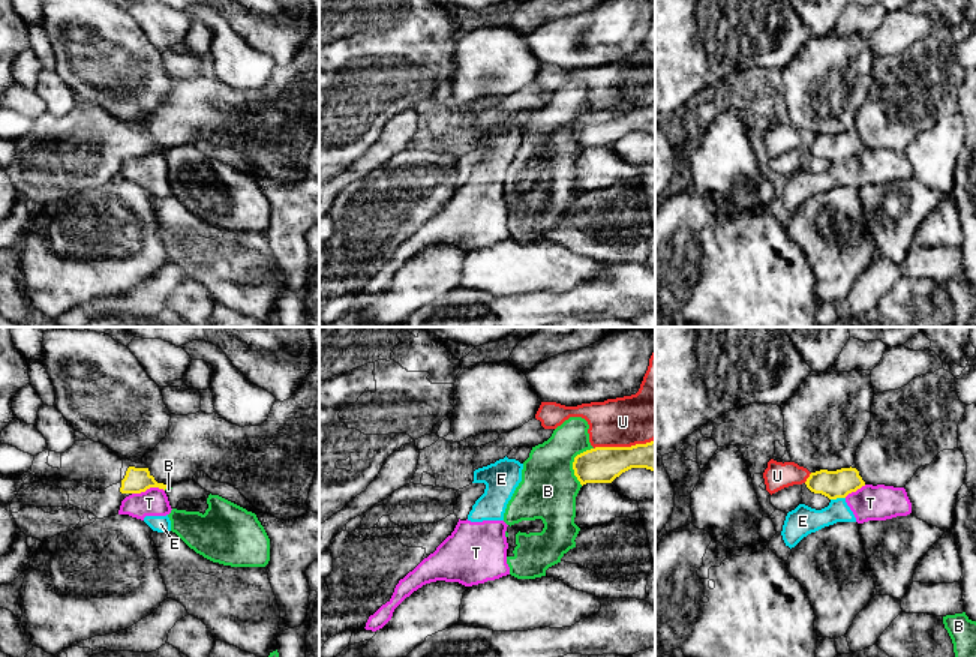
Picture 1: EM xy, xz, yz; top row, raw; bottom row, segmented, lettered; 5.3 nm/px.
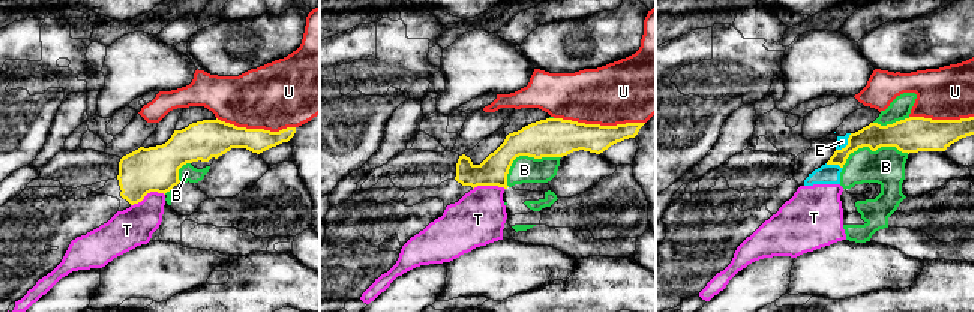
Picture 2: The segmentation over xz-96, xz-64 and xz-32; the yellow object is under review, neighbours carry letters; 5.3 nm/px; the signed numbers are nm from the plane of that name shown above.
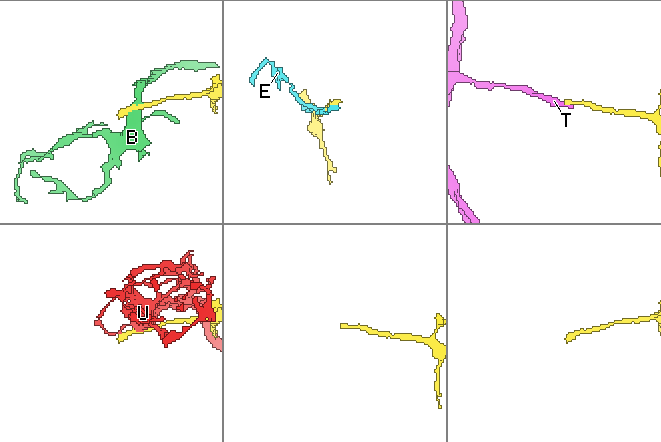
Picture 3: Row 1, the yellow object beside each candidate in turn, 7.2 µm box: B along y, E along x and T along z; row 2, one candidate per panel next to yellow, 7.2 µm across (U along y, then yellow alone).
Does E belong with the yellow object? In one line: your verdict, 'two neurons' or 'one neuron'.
two neurons

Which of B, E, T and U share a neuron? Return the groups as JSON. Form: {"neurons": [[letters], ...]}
{"neurons": [["B"], ["E", "T"], ["U"]]}

